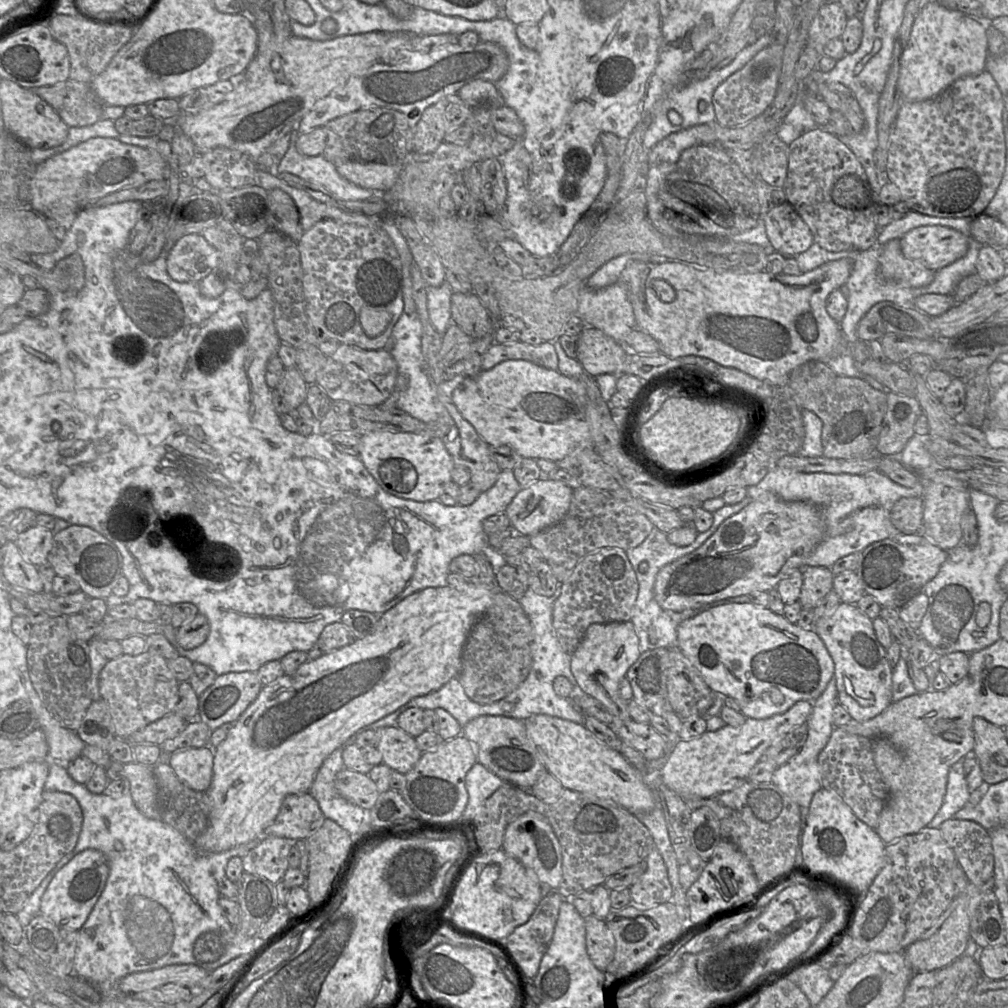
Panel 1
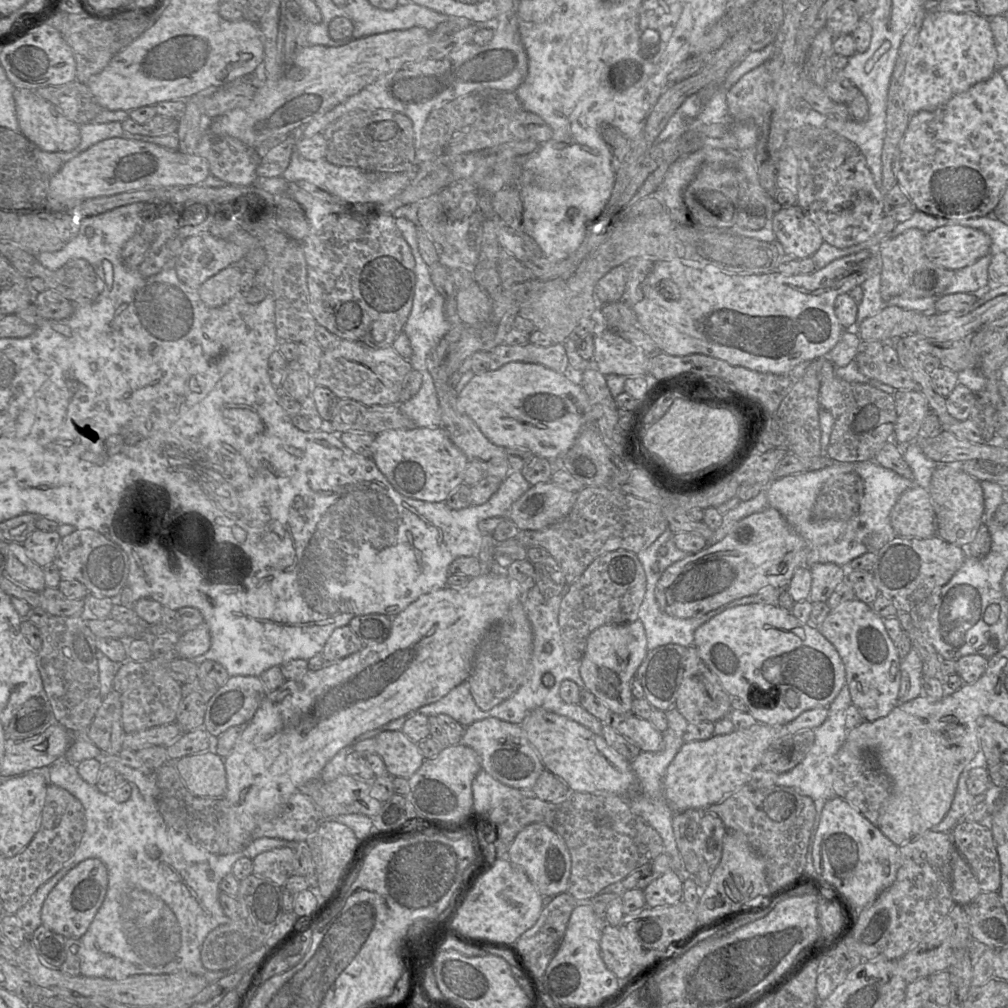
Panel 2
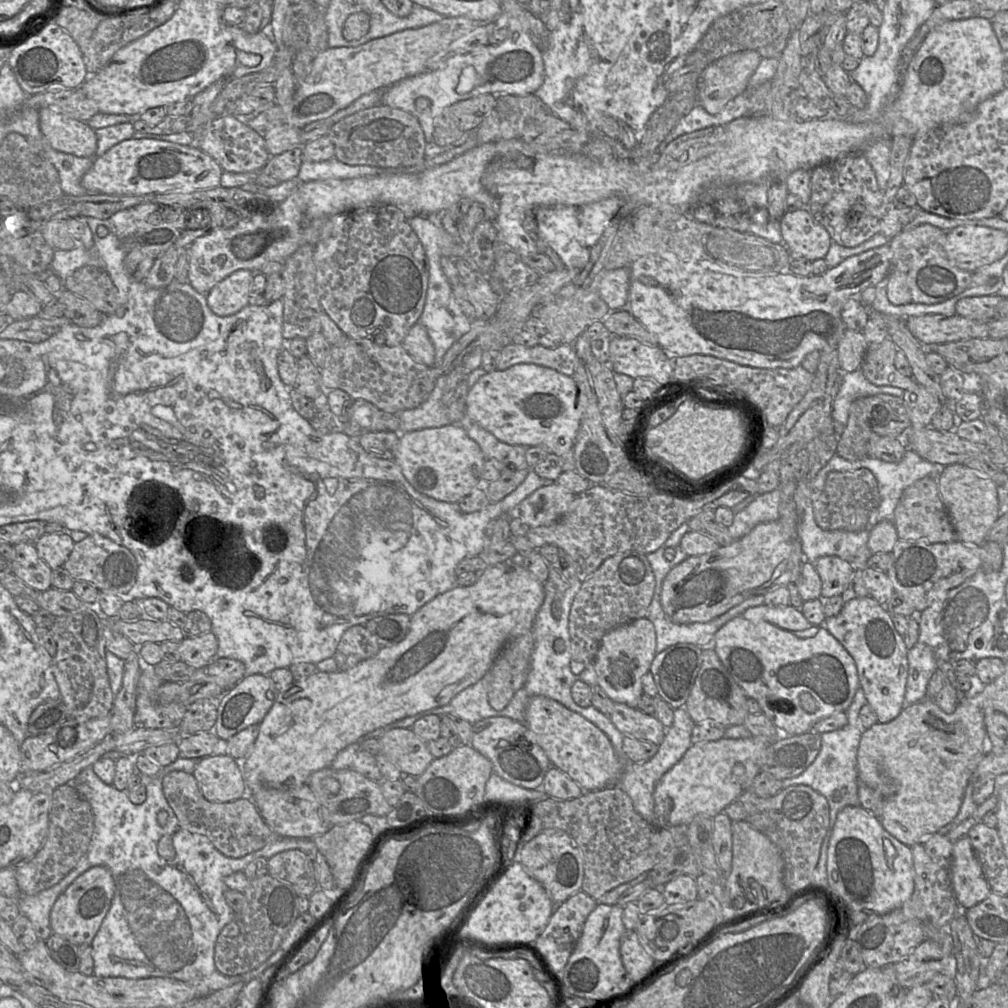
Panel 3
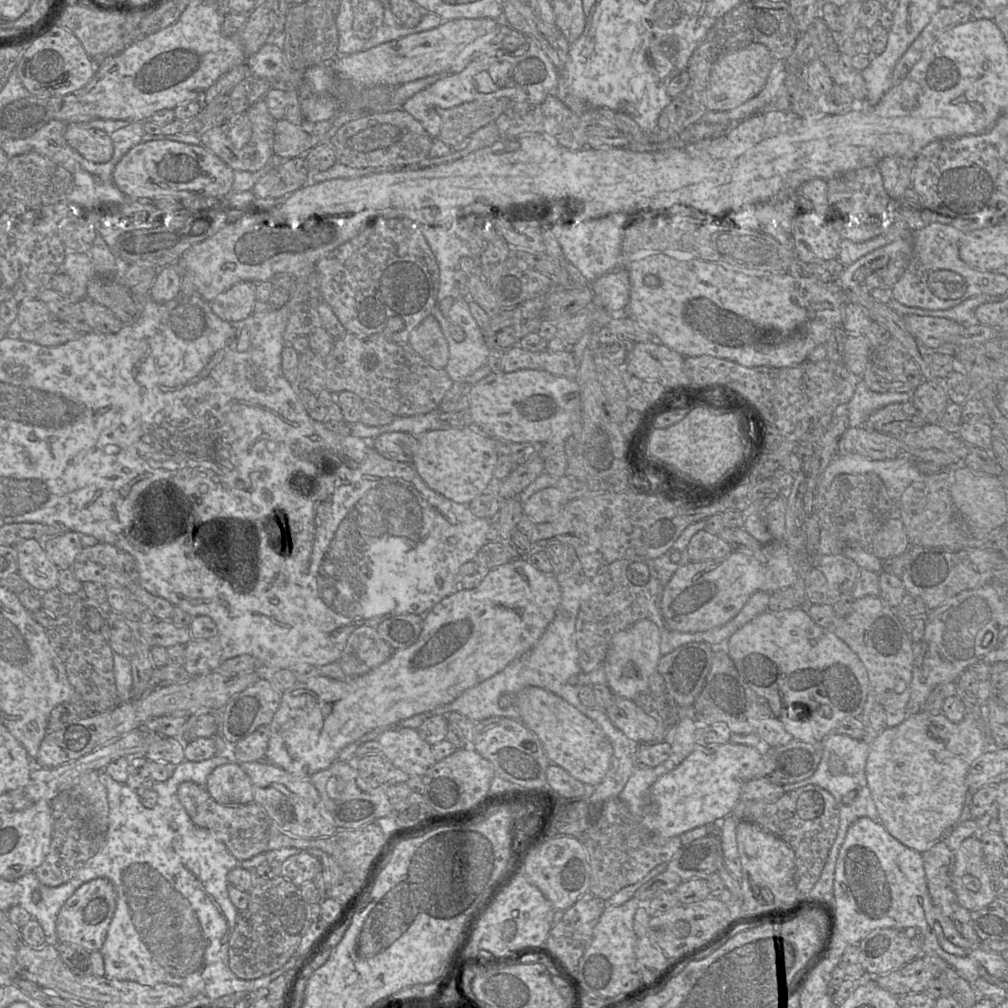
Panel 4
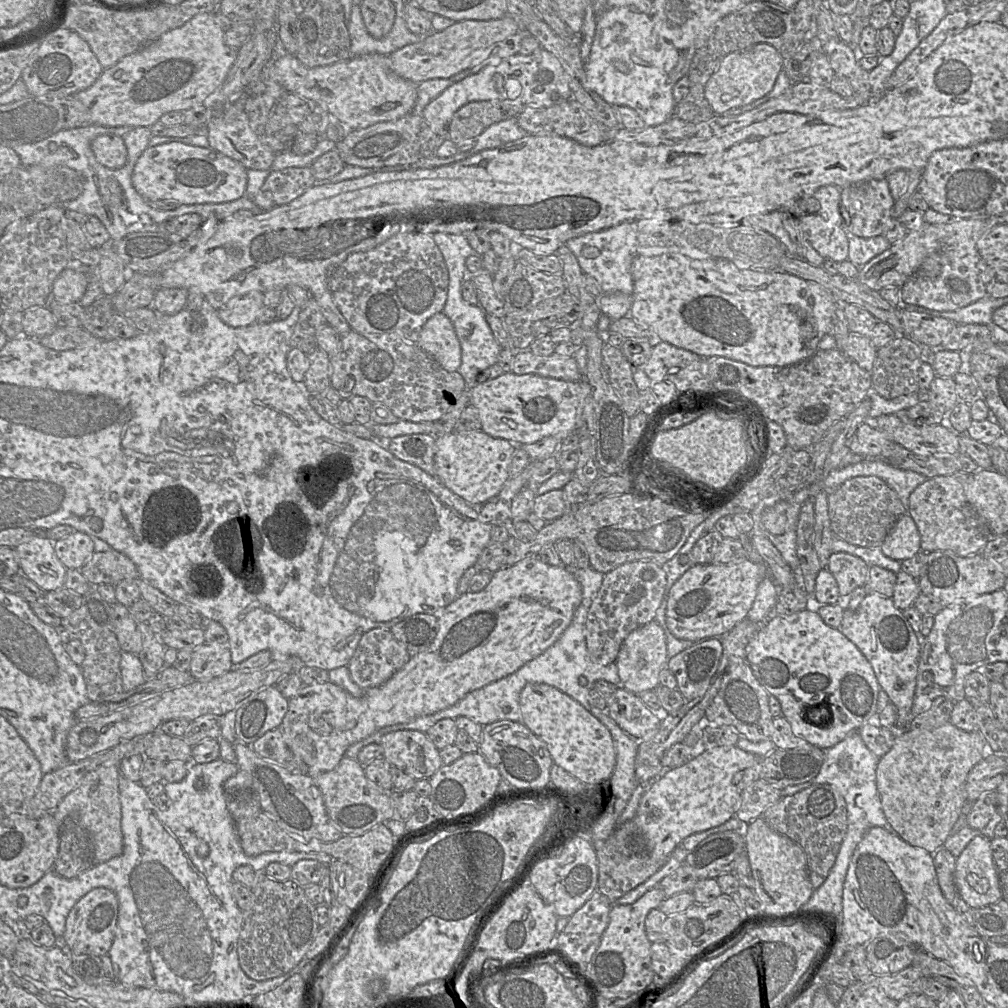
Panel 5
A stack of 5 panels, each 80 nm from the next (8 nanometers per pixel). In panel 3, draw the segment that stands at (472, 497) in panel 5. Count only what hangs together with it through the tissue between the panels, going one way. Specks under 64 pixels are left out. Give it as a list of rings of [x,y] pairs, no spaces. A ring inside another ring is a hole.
[[[449,424],[437,428],[425,428],[417,431],[401,433],[400,439],[393,451],[393,461],[397,463],[397,465],[401,468],[404,477],[413,486],[415,490],[417,490],[418,492],[420,492],[421,494],[429,498],[432,498],[440,502],[458,503],[462,498],[467,496],[476,486],[484,485],[480,483],[480,479],[479,479],[480,472],[485,462],[482,451],[479,445],[467,435],[467,432],[459,424]]]

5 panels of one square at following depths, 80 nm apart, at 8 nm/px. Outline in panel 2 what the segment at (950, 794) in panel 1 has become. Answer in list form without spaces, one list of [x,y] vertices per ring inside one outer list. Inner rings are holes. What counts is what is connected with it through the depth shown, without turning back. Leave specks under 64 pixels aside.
[[[964,770],[957,783],[951,807],[943,820],[931,830],[934,832],[950,833],[950,831],[970,812],[974,796],[968,792],[968,771]]]

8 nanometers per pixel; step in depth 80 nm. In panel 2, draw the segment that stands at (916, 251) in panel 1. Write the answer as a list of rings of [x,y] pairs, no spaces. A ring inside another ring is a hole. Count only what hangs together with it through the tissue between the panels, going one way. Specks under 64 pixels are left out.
[[[942,226],[925,234],[923,250],[936,265],[958,270],[990,254],[991,237],[966,226]]]

